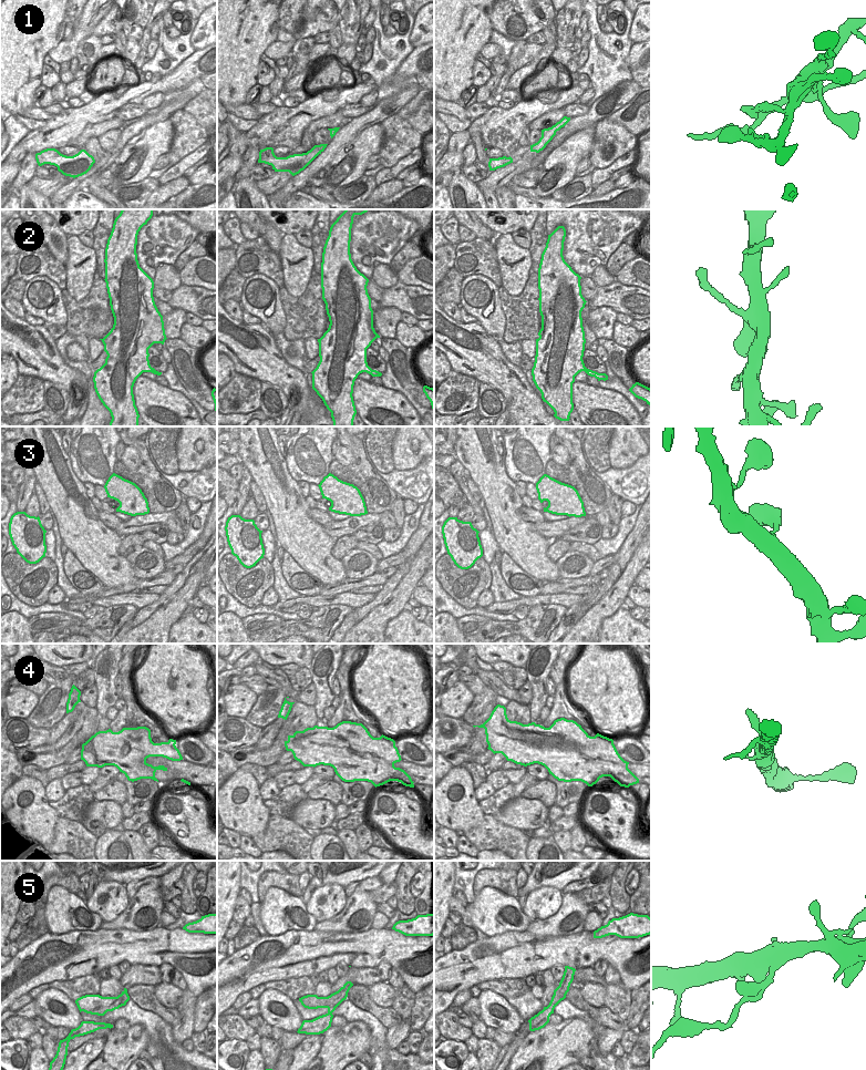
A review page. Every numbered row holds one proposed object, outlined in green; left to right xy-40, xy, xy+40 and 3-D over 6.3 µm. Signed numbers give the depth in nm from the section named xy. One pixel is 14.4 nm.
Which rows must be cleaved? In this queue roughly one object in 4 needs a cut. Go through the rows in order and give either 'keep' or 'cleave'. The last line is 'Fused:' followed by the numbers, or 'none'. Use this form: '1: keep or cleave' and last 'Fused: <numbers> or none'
1: keep
2: keep
3: keep
4: keep
5: cleave
Fused: 5

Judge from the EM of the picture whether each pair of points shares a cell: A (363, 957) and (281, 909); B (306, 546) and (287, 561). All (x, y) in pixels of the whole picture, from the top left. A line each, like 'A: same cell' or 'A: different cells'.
A: different cells
B: different cells

